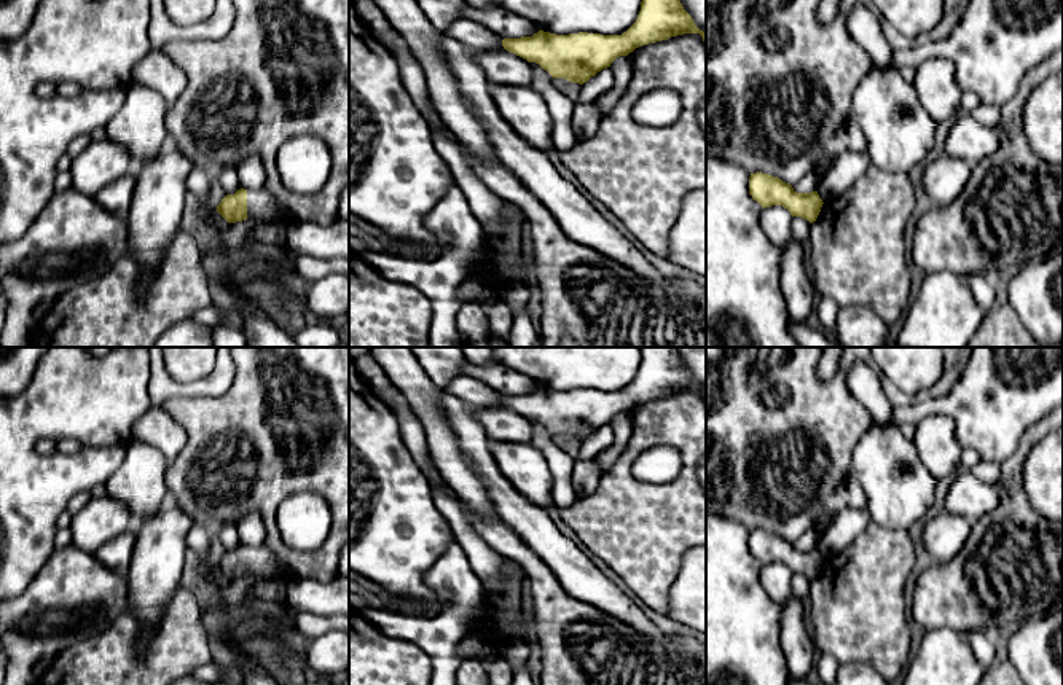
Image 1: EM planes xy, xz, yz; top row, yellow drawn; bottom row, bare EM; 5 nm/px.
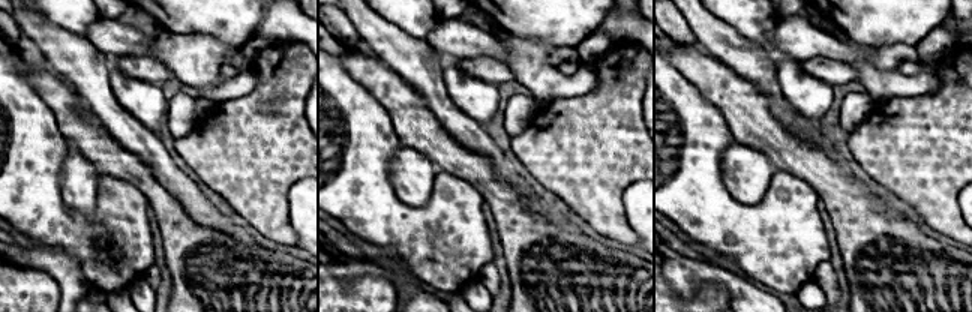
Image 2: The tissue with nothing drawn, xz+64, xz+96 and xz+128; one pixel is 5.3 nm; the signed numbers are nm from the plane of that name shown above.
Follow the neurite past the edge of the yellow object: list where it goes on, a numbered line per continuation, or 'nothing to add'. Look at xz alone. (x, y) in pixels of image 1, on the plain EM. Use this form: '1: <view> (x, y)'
nothing to add

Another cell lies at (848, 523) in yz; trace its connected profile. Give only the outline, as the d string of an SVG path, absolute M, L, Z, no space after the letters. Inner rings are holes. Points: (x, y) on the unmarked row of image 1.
M838 503L832 526L816 545L822 559L830 559L843 551L870 523L872 518L867 507L854 508Z

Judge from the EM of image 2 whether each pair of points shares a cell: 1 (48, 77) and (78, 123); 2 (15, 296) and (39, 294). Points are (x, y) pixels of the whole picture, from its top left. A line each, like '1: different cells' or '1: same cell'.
1: same cell
2: same cell

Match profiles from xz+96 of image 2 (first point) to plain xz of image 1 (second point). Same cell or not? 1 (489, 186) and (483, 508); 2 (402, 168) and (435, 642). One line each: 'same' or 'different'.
1: different
2: same

